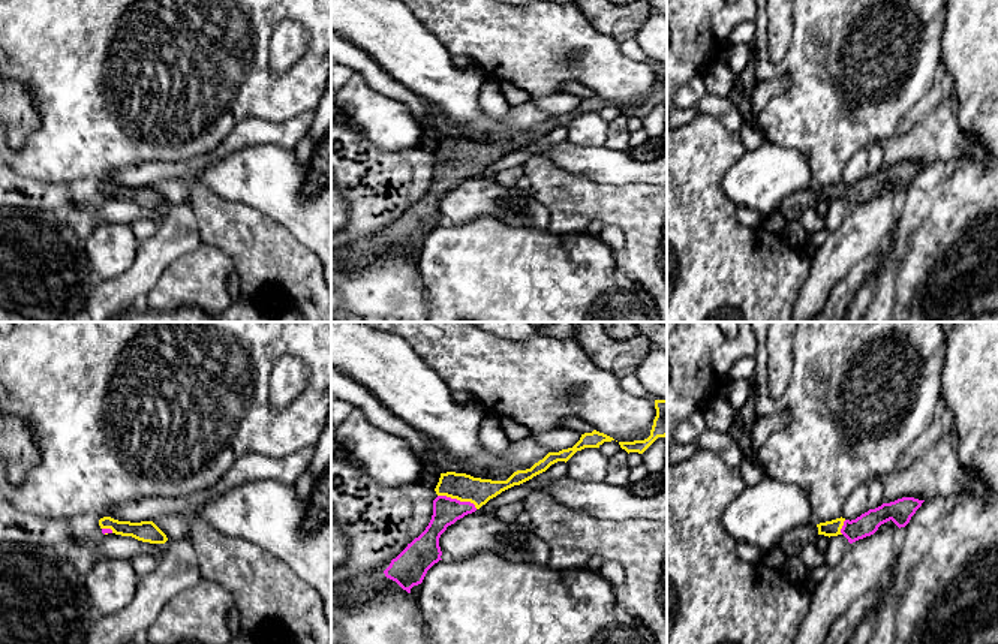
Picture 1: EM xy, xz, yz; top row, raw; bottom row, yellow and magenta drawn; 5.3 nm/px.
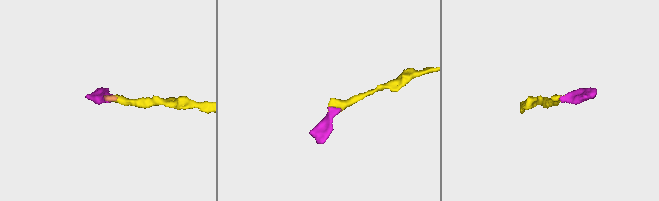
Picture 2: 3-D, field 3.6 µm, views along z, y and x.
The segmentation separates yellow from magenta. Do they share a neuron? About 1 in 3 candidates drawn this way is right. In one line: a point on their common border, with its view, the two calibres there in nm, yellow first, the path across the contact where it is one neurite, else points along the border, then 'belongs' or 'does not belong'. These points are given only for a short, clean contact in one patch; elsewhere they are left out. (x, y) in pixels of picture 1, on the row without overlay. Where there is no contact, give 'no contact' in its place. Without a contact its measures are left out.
xz (457, 163) | 150/150 nm | across xz (463, 152), (457, 163), (447, 175) | belongs

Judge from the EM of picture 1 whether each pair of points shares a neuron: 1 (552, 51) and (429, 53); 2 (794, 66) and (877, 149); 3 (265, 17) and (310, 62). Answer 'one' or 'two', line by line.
1: two
2: two
3: one

